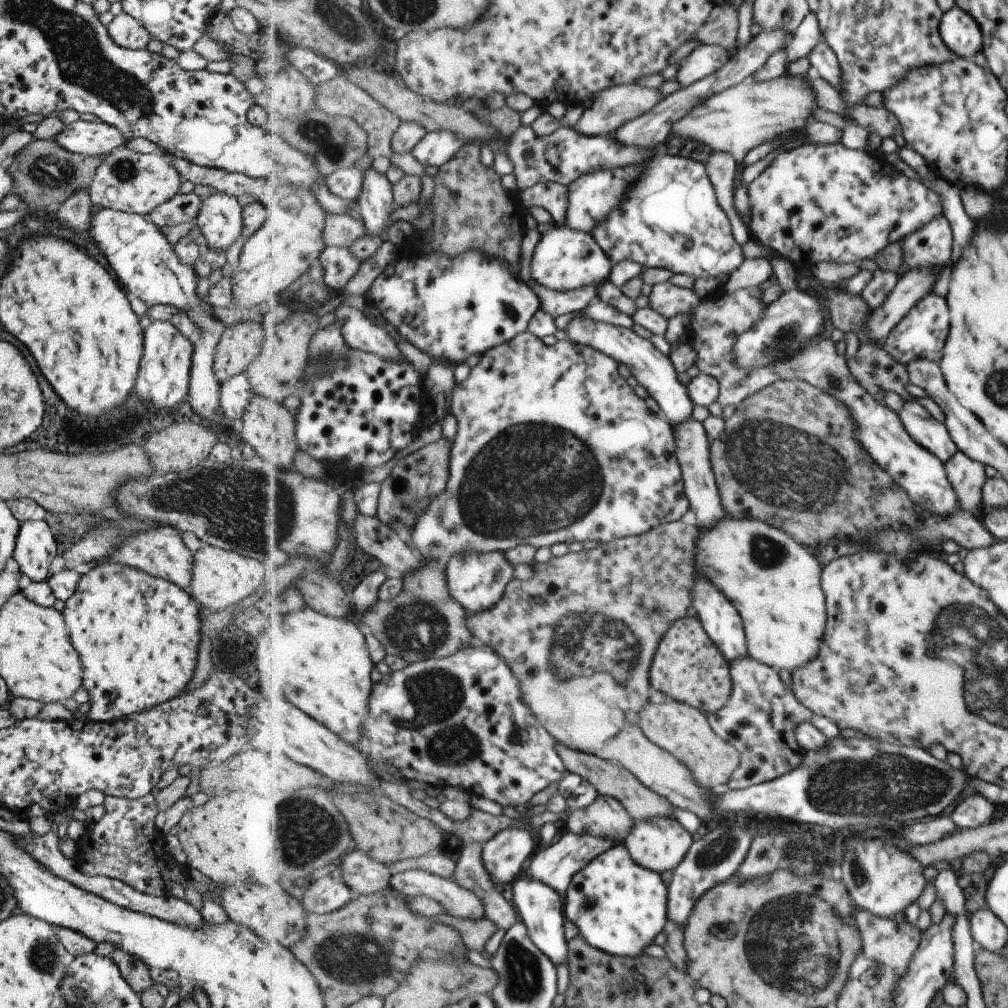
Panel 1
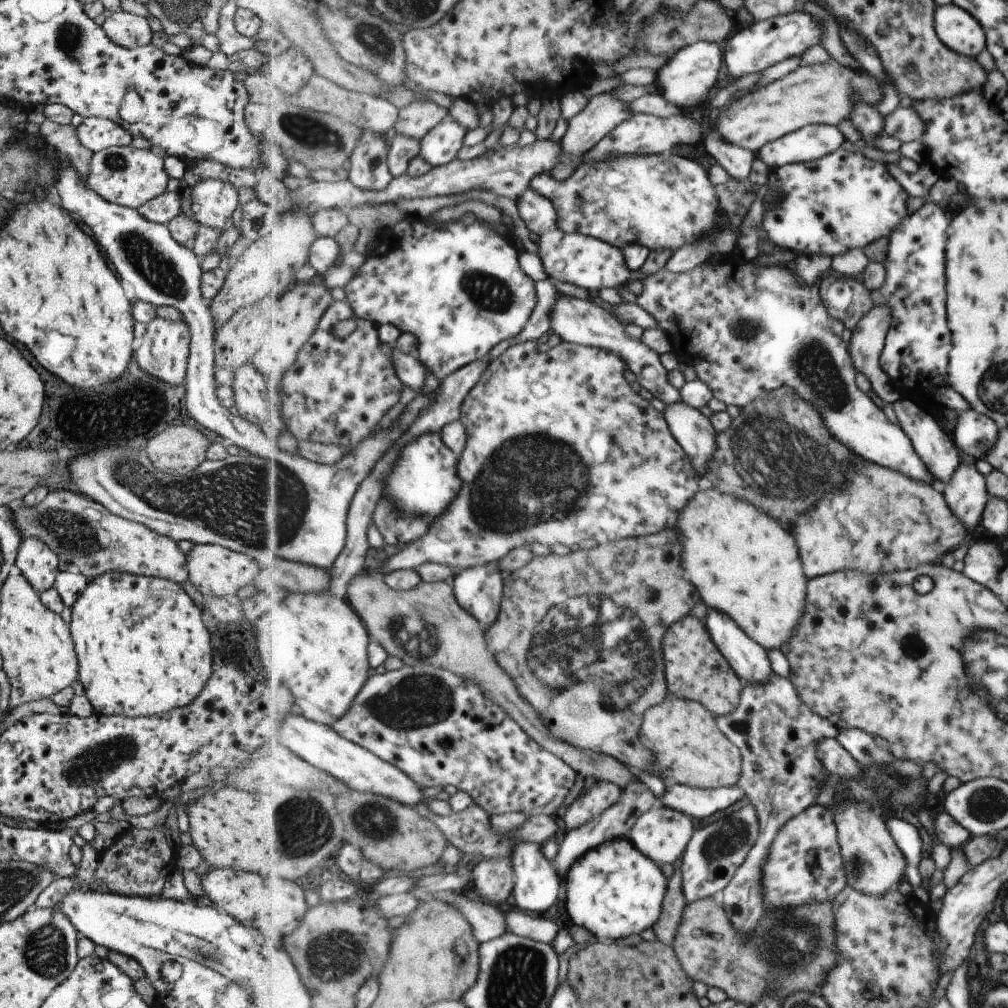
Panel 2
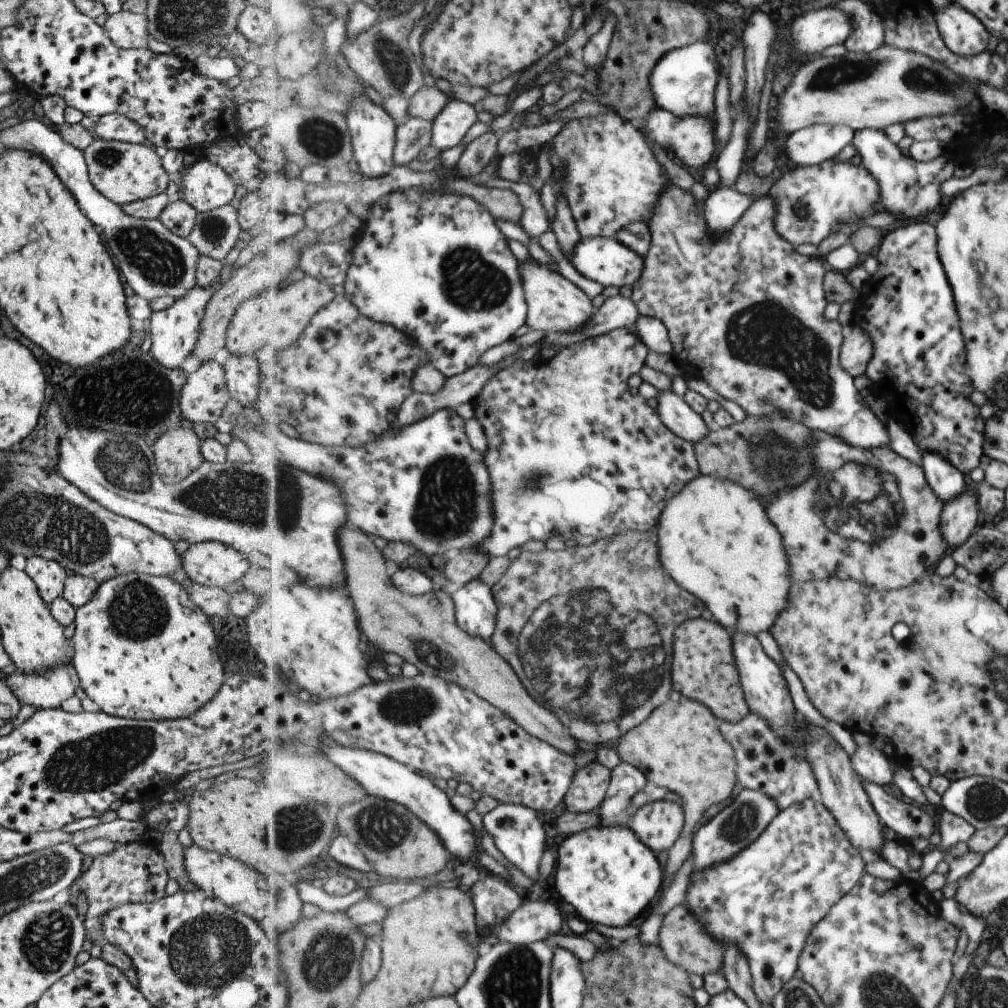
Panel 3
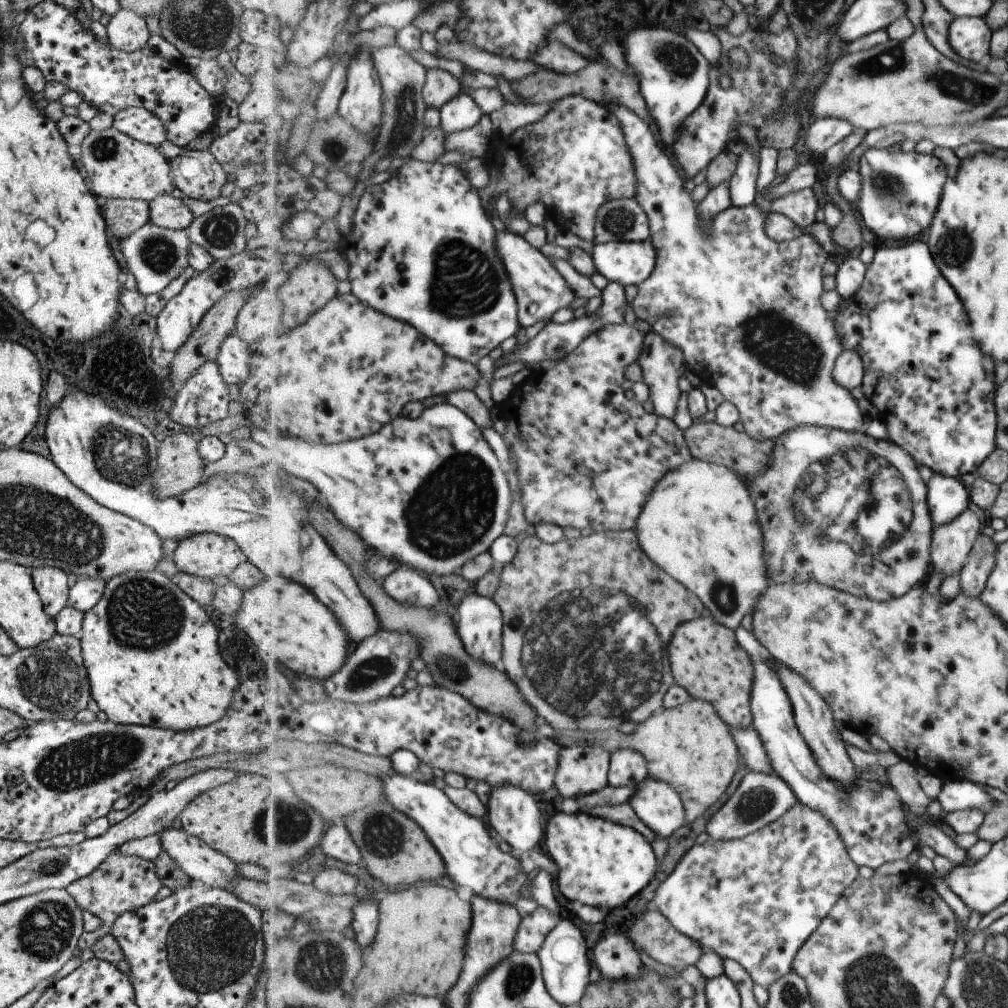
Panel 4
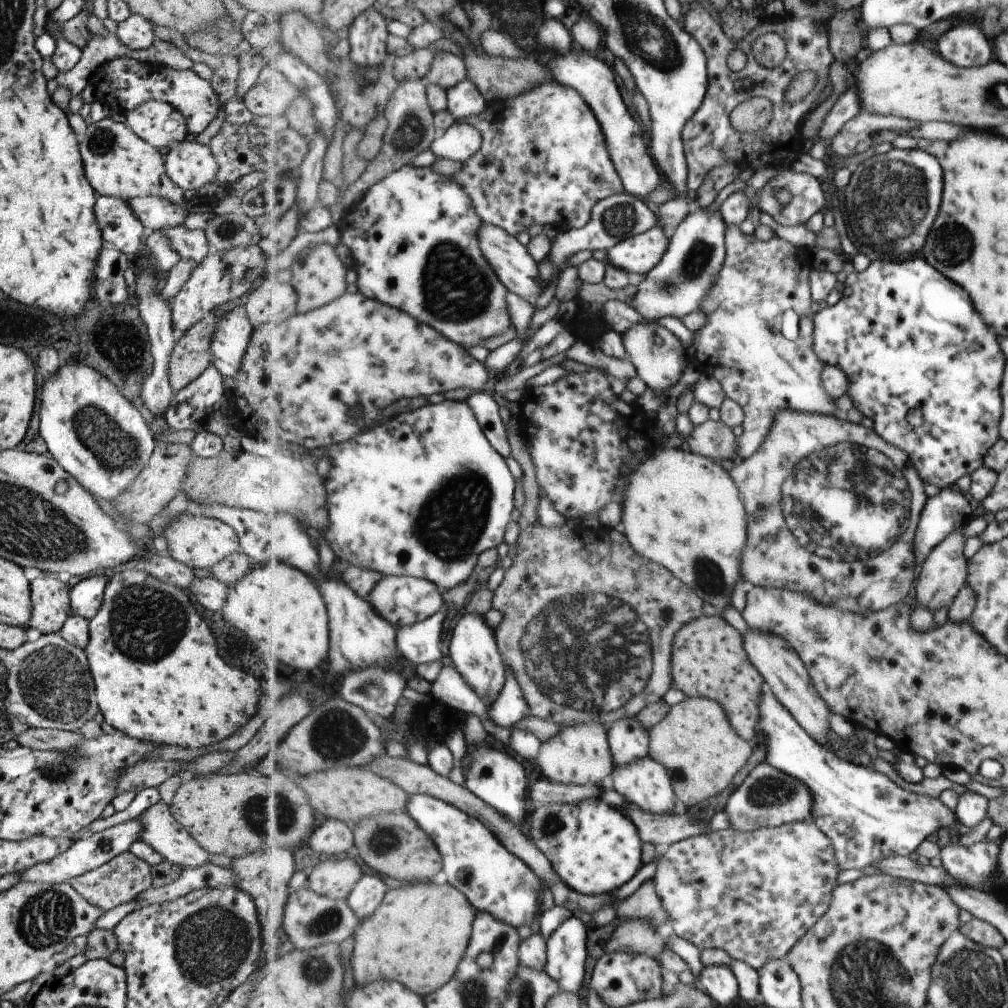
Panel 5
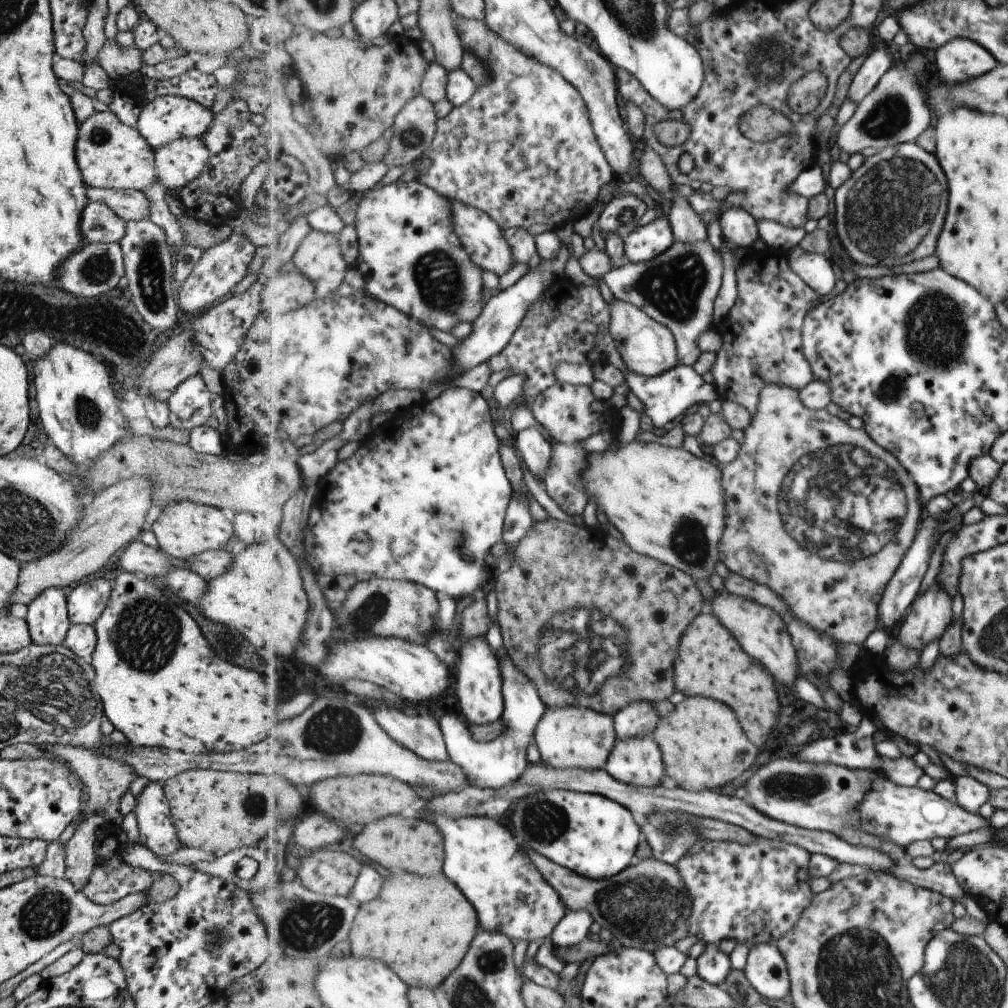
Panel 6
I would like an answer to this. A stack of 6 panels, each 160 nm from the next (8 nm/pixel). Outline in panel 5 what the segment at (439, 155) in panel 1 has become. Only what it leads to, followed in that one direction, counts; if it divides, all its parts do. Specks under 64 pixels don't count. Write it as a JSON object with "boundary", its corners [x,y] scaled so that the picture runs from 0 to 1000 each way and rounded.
{"boundary":[[[466,77],[444,87],[444,108],[453,118],[459,119],[461,116],[475,113],[482,108],[481,101],[482,96]]]}

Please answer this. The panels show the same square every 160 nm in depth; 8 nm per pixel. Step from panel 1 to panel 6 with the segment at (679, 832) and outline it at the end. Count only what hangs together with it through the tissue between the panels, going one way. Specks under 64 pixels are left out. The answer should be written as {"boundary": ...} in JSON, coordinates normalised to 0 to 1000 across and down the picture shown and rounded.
{"boundary":[[[646,729],[612,731],[601,765],[608,772],[631,781],[654,781],[664,776],[657,744]]]}

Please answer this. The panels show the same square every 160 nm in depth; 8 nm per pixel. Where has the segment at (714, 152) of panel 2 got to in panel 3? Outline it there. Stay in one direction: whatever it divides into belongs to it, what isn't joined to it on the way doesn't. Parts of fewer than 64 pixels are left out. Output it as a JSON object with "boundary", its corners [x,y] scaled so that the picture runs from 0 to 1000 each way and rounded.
{"boundary":[[[702,40],[663,52],[648,68],[645,88],[654,108],[678,116],[680,114],[706,114],[710,109],[710,89],[715,75],[709,50]]]}

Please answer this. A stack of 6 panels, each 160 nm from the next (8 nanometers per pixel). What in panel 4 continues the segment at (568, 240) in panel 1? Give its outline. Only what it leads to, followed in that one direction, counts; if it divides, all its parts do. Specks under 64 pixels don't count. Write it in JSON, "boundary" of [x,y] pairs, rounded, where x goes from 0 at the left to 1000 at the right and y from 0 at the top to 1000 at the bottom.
{"boundary":[[[646,236],[590,241],[586,252],[594,272],[620,284],[635,283],[653,263],[653,248]]]}

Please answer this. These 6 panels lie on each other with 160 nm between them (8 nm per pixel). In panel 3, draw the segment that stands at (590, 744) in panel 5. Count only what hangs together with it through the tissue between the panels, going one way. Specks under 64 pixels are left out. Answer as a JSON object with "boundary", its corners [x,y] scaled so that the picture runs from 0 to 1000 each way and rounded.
{"boundary":[[[591,752],[581,761],[574,761],[562,788],[560,796],[563,803],[571,807],[594,803],[601,794],[606,771],[607,764],[591,755]]]}

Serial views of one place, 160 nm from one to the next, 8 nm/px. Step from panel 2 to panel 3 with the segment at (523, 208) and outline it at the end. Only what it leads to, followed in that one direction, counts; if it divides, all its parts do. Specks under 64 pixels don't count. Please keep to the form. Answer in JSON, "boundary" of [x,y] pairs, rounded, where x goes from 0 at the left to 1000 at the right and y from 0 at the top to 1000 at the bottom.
{"boundary":[[[487,175],[483,181],[477,181],[476,184],[482,187],[506,187],[518,200],[520,211],[518,212],[517,225],[527,236],[537,236],[541,230],[545,230],[548,226],[545,220],[545,212],[539,206],[537,200],[537,192],[533,188],[529,188],[523,182],[509,182],[499,179],[494,175]]]}

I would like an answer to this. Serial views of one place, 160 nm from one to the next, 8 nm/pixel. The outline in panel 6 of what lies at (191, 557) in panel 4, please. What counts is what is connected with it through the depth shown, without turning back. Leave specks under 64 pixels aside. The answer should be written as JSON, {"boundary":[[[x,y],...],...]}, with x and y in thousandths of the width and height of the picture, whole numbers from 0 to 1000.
{"boundary":[[[188,495],[170,498],[161,503],[148,525],[154,531],[157,544],[176,556],[184,556],[207,545],[221,544],[231,529],[230,517],[225,509]]]}

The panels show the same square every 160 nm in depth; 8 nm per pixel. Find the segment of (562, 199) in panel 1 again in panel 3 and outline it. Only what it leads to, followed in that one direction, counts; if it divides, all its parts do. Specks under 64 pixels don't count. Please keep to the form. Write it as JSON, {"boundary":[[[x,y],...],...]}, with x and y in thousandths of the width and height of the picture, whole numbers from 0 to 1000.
{"boundary":[[[604,109],[589,116],[576,116],[566,118],[546,139],[547,159],[549,171],[560,164],[557,173],[562,174],[555,182],[556,190],[561,193],[566,205],[572,226],[578,237],[588,235],[608,235],[621,226],[625,220],[643,220],[649,215],[649,208],[657,192],[665,187],[666,182],[676,182],[669,178],[653,160],[651,153],[646,149],[645,143],[640,139],[634,126],[617,116],[614,112]]]}

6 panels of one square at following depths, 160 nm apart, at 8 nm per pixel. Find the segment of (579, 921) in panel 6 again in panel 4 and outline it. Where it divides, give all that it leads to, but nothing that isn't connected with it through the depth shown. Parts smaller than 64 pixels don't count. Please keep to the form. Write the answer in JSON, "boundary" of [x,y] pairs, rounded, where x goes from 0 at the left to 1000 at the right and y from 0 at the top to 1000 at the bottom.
{"boundary":[[[563,910],[557,911],[553,919],[545,926],[537,942],[534,944],[543,982],[551,992],[559,997],[576,996],[584,977],[584,948],[582,948],[582,933],[576,921]]]}

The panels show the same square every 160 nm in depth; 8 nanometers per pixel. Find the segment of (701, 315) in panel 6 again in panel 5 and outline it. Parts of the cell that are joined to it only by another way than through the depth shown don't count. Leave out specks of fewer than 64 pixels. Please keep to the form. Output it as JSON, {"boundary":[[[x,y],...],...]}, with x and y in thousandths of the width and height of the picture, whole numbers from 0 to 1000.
{"boundary":[[[702,206],[684,211],[675,220],[657,259],[645,271],[639,272],[633,289],[627,294],[627,305],[642,318],[652,318],[660,313],[672,316],[695,307],[699,295],[710,283],[720,260],[720,220],[714,208],[701,212]]]}

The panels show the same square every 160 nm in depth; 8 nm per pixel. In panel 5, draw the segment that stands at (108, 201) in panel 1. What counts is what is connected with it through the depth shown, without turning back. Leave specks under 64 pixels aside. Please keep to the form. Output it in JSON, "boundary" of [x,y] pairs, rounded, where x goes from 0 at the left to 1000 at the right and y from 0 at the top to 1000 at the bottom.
{"boundary":[[[106,116],[96,121],[90,121],[84,126],[80,137],[76,138],[83,176],[96,194],[104,193],[120,197],[121,199],[144,193],[155,194],[166,197],[170,202],[177,204],[182,212],[188,210],[185,205],[186,199],[182,196],[183,188],[175,183],[172,183],[166,173],[164,173],[161,154],[158,153],[155,147],[152,147],[149,143],[134,135],[126,123],[114,121],[109,116]]]}

